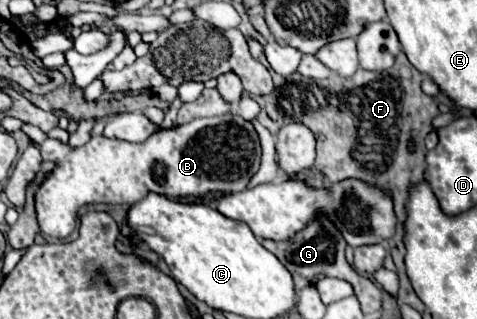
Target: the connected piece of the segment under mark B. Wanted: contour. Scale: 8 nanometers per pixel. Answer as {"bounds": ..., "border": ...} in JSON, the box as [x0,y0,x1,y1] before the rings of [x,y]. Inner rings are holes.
{"bounds":[36,113,260,239],"border":[[[228,113],[222,117],[206,117],[206,119],[194,119],[186,125],[178,125],[172,129],[160,129],[152,133],[142,143],[128,143],[120,139],[106,139],[106,137],[92,137],[82,147],[70,147],[68,143],[62,143],[58,139],[46,139],[42,145],[42,159],[48,159],[54,163],[54,169],[46,175],[40,189],[36,191],[36,215],[38,225],[42,233],[64,239],[64,235],[70,235],[76,227],[78,209],[86,203],[126,203],[132,205],[140,199],[144,199],[150,191],[166,195],[170,199],[174,197],[200,197],[210,191],[222,191],[222,193],[234,193],[244,191],[252,175],[260,167],[260,141],[258,133],[252,127],[250,121]]]}

